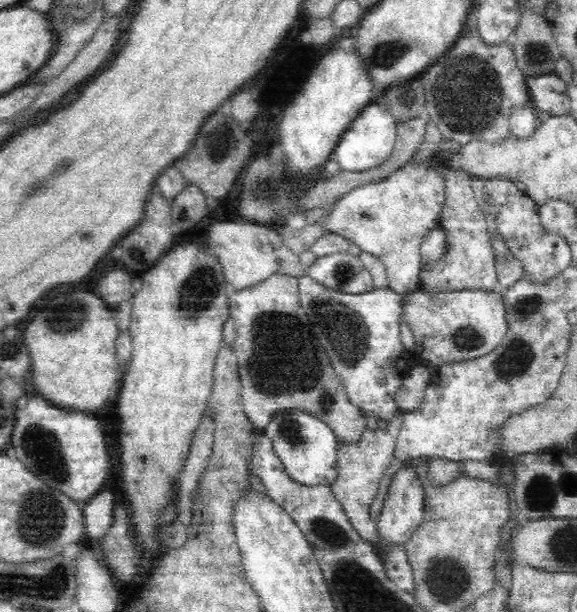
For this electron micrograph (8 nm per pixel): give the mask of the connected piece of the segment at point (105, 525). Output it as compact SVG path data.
M103 488L95 497L81 505L84 534L90 540L102 542L113 524L112 493Z

